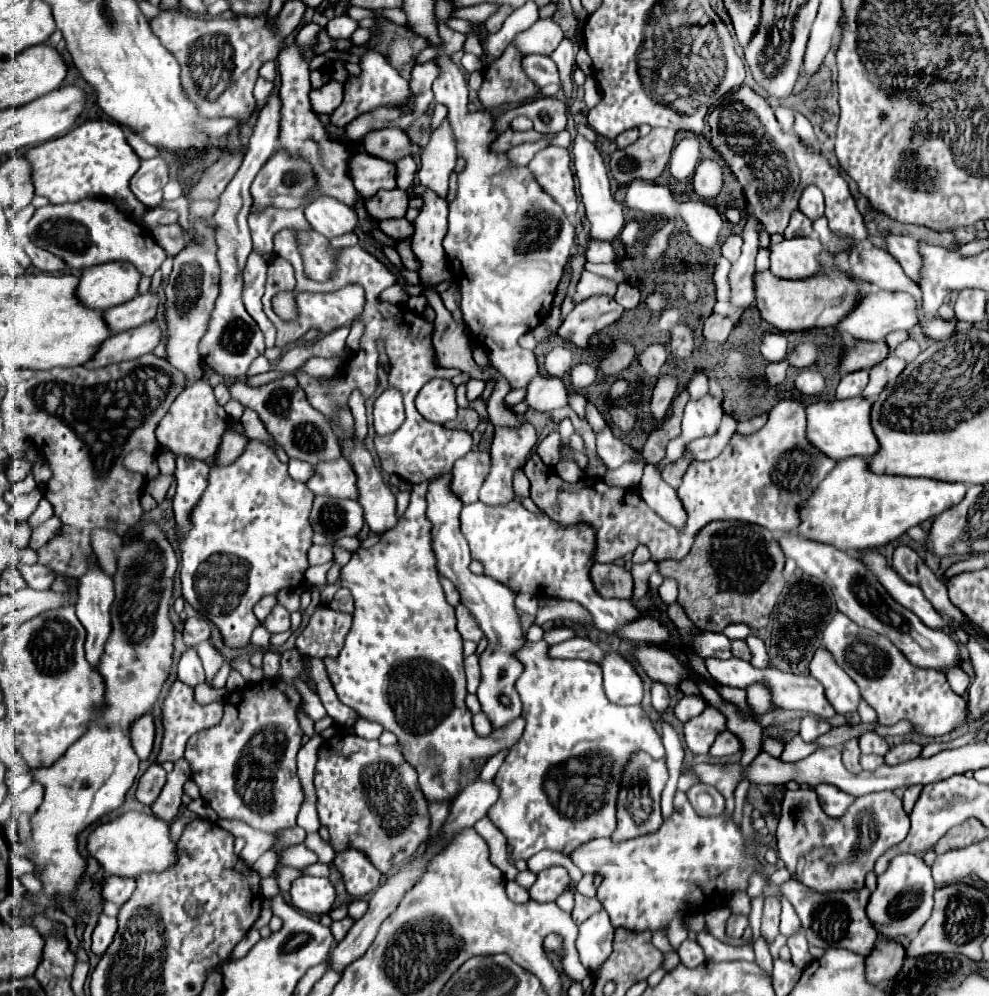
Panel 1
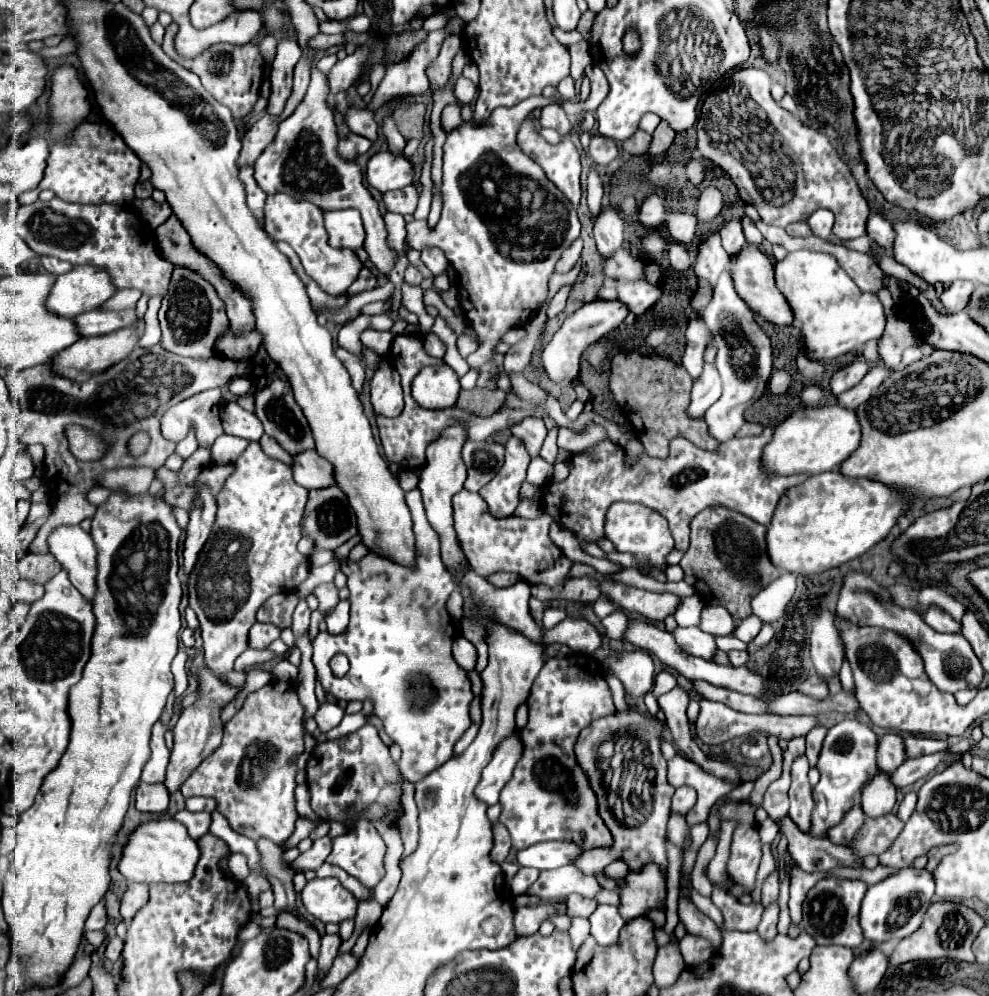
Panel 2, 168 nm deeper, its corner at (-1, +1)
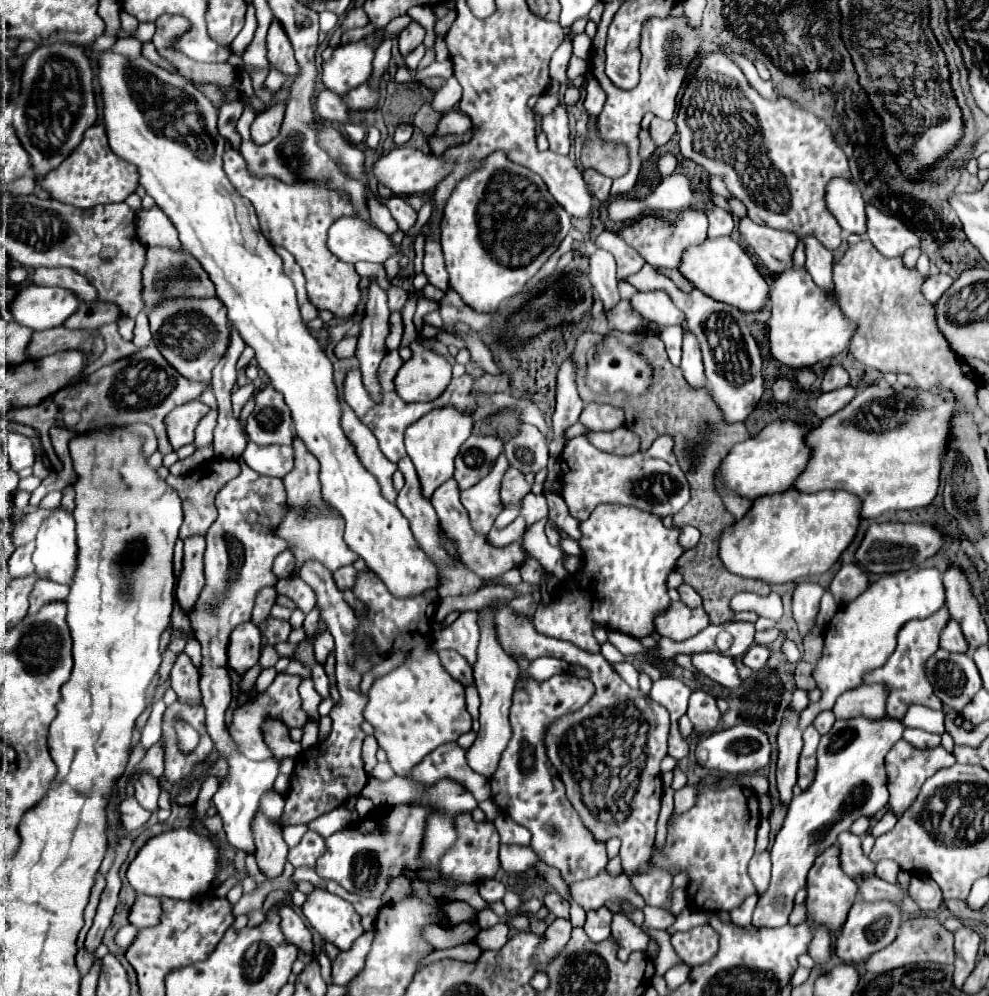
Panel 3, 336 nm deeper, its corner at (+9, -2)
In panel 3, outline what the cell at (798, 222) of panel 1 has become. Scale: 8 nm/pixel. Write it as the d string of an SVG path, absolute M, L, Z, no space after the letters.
M747 217L741 219L739 231L771 273L791 267L791 253L799 243L797 235L793 235L791 231L757 225Z

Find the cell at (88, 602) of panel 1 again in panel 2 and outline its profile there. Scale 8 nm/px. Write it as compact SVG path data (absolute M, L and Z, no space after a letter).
M57 526L49 538L49 552L69 572L71 584L87 598L95 594L95 572L97 572L97 550L91 534L81 526Z

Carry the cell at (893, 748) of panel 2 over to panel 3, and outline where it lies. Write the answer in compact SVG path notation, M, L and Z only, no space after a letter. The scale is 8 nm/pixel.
M903 739L897 741L891 751L887 753L885 757L885 767L887 767L887 787L889 787L889 809L895 813L895 815L901 815L917 797L921 785L925 783L927 777L931 777L935 771L943 769L943 767L949 767L955 763L955 757L949 755L943 747L935 747L935 749L925 749L925 751L919 751L915 747L911 747L909 743L905 743Z

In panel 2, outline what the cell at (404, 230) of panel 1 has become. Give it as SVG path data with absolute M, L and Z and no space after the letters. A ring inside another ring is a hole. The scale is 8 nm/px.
M531 96L517 106L511 108L497 108L487 124L473 124L467 122L461 128L447 134L447 142L443 146L443 210L437 226L430 230L427 220L413 220L407 224L407 242L415 250L437 246L445 252L447 260L453 264L457 278L459 278L459 302L461 310L475 328L481 338L481 346L475 354L467 358L471 368L479 368L495 356L493 348L497 346L499 338L515 324L527 322L535 310L547 298L547 284L555 270L555 262L559 260L561 252L571 246L571 242L579 236L581 222L577 218L575 206L563 196L563 192L545 176L543 168L535 164L515 140L515 132L527 114L537 108L545 106L545 96ZM503 166L509 168L509 174L521 176L513 188L503 190Z

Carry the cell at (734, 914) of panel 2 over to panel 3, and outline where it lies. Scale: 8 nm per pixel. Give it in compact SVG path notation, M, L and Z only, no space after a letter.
M751 895L751 897L747 897L745 901L743 901L743 905L741 907L737 907L737 909L733 909L729 915L731 915L731 921L735 923L735 925L739 925L739 927L745 927L745 925L751 925L751 915L753 915L753 911L755 911L755 905L757 905L757 895Z

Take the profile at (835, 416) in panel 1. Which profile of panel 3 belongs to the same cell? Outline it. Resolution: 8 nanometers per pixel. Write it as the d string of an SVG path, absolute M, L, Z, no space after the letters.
M775 421L769 423L757 437L751 437L743 443L737 443L729 455L721 461L719 471L725 477L725 483L739 495L757 499L767 493L787 491L793 487L797 475L805 471L809 463L809 443L805 443L807 427L795 421Z

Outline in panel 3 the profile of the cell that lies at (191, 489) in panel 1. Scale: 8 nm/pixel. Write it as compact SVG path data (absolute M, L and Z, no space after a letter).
M189 537L185 539L185 555L183 555L183 569L179 573L177 591L175 597L179 605L189 611L193 609L199 591L203 589L205 577L203 577L203 551L205 551L205 539L203 537Z

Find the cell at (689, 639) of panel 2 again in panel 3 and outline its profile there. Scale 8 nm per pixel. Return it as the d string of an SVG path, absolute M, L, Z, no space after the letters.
M705 651L705 653L691 653L691 661L699 673L711 677L713 681L721 683L727 689L737 689L741 685L741 679L737 675L731 657Z

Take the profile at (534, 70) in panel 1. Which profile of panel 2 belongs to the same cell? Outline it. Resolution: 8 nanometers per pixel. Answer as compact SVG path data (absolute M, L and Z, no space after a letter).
M567 76L565 80L561 80L561 82L557 84L557 90L559 90L559 96L561 96L563 100L571 100L571 98L575 96L575 82L573 82L573 78Z

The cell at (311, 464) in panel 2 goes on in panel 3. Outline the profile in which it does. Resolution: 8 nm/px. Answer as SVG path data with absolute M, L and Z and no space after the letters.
M249 441L247 449L243 451L243 459L245 463L255 469L261 475L269 475L269 477L285 477L289 471L293 471L295 465L295 451L293 447L287 445L269 445L269 447L261 447L255 445L253 441Z

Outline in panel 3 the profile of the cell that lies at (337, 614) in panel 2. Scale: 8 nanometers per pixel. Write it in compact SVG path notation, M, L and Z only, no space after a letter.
M329 629L321 631L321 635L315 639L313 647L315 647L315 657L317 657L317 661L319 661L319 663L325 663L327 655L329 655L331 649L333 649L333 637L329 635Z

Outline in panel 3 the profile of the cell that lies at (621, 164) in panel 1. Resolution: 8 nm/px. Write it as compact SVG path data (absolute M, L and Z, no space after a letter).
M657 117L651 121L651 127L649 127L651 139L655 141L657 147L659 147L659 145L665 145L675 131L677 131L675 121L663 121L663 119L657 119Z

